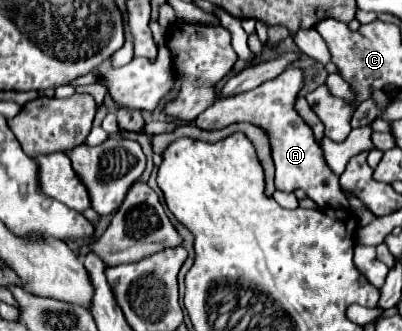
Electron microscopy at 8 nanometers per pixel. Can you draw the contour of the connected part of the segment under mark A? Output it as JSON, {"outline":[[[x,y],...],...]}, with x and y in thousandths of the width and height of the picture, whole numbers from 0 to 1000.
{"outline":[[[714,205],[699,230],[664,242],[619,278],[600,278],[560,296],[545,290],[510,338],[490,350],[485,375],[505,393],[545,393],[580,369],[619,369],[659,387],[674,411],[674,441],[679,441],[679,483],[689,508],[684,520],[689,574],[729,580],[749,568],[799,628],[868,628],[868,604],[843,568],[843,532],[833,532],[828,514],[813,502],[803,453],[794,447],[774,387],[729,332],[749,260],[754,260],[754,218],[744,205]]]}

